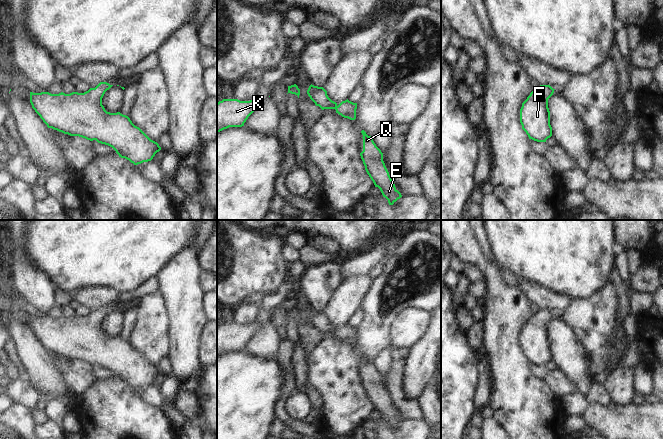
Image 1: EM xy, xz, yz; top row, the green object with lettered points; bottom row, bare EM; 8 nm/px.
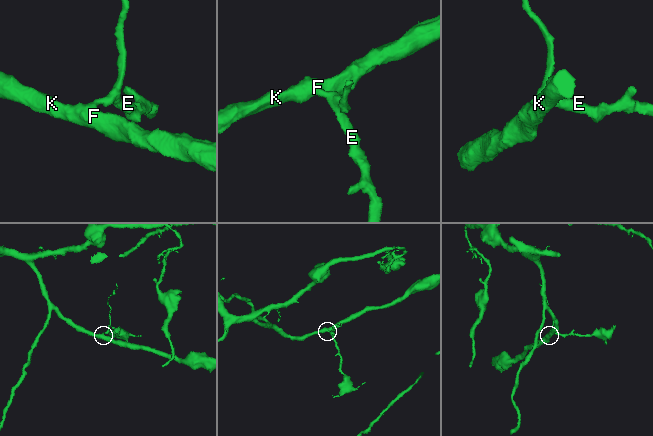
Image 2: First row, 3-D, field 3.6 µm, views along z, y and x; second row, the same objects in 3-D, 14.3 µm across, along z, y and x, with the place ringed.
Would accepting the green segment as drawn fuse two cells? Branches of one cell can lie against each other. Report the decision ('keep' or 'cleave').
keep

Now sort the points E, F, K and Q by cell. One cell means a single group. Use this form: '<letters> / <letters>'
E F K Q

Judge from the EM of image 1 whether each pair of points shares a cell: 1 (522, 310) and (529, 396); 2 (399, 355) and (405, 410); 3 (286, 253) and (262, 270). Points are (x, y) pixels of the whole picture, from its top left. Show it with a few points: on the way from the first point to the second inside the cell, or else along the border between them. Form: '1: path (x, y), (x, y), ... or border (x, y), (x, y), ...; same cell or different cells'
1: path (511, 331), (511, 375); same cell
2: path (396, 369), (396, 396); same cell
3: border (284, 245), (281, 249), (281, 257), (289, 264); different cells

